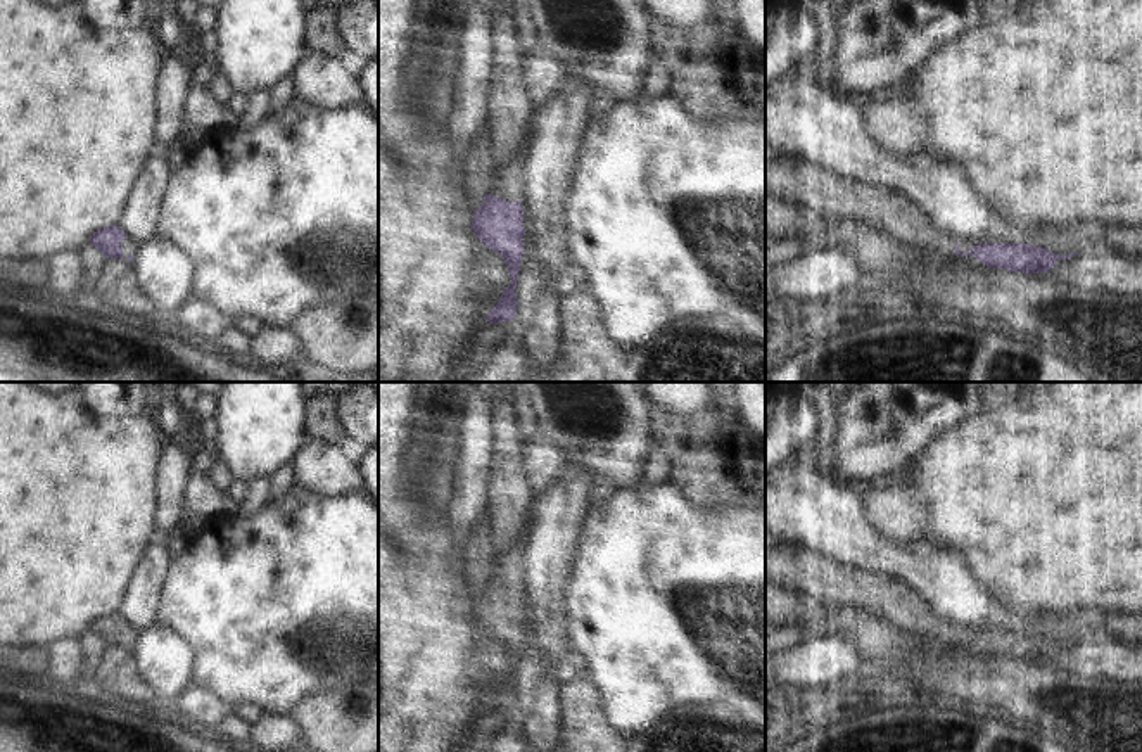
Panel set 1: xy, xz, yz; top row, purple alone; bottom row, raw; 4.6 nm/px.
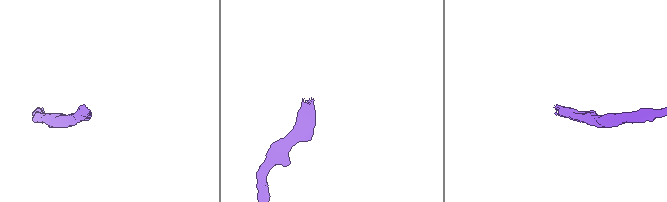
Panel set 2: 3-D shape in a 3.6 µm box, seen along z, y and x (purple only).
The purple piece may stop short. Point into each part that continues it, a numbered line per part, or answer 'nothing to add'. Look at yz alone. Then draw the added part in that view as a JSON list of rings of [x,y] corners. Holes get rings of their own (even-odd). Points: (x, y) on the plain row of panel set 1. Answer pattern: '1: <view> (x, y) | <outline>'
1: yz (795, 567) | [[[765,534],[765,583],[802,593],[821,603],[864,610],[895,628],[905,629],[917,638],[955,638],[973,640],[968,629],[943,622],[928,600],[909,586],[904,579],[893,576],[878,576],[850,565],[841,565],[828,555],[810,548],[777,541]]]

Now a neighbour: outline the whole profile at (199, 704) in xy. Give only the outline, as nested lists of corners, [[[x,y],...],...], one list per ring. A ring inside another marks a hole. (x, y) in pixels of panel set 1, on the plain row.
[[[195,685],[188,686],[171,709],[194,719],[200,726],[213,730],[221,730],[221,721],[228,714],[228,707],[225,707],[209,690]]]

